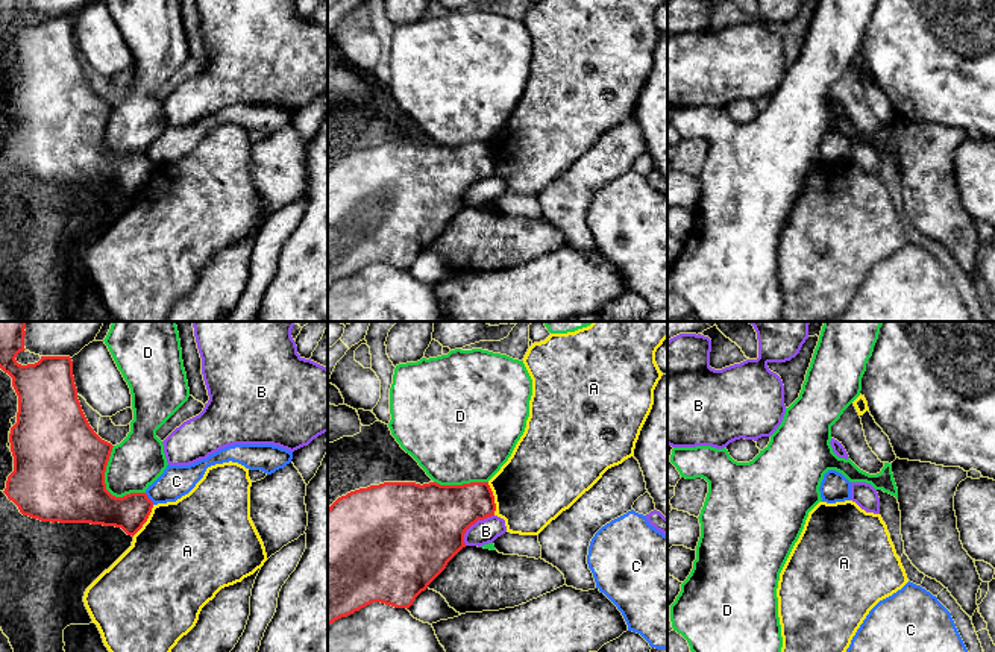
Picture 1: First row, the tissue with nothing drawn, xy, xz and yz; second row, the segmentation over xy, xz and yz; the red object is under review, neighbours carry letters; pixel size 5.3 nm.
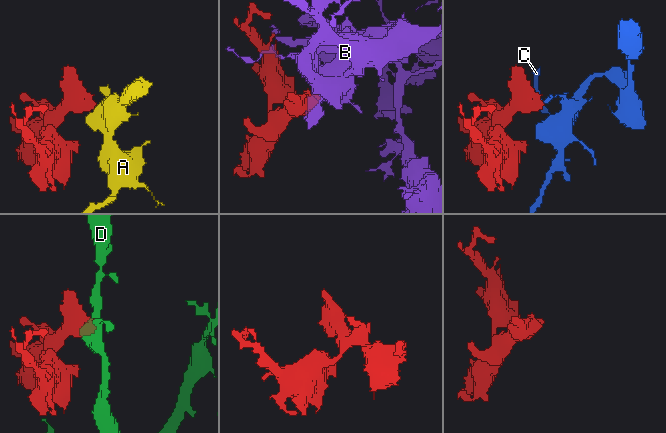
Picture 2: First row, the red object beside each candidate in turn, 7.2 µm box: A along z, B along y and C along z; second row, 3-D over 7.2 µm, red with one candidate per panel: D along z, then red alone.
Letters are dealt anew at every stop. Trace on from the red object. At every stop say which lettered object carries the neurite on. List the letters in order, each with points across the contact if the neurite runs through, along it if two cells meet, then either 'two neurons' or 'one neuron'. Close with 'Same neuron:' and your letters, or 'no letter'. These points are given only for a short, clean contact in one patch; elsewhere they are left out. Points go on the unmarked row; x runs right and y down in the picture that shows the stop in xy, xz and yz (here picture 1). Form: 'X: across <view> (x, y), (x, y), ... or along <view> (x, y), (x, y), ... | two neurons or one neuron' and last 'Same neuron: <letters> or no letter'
A: along xz (487, 143), (493, 156), (495, 175) | two neurons
B: two neurons
C: along xy (144, 153), (153, 164) | two neurons
D: two neurons
Same neuron: no letter

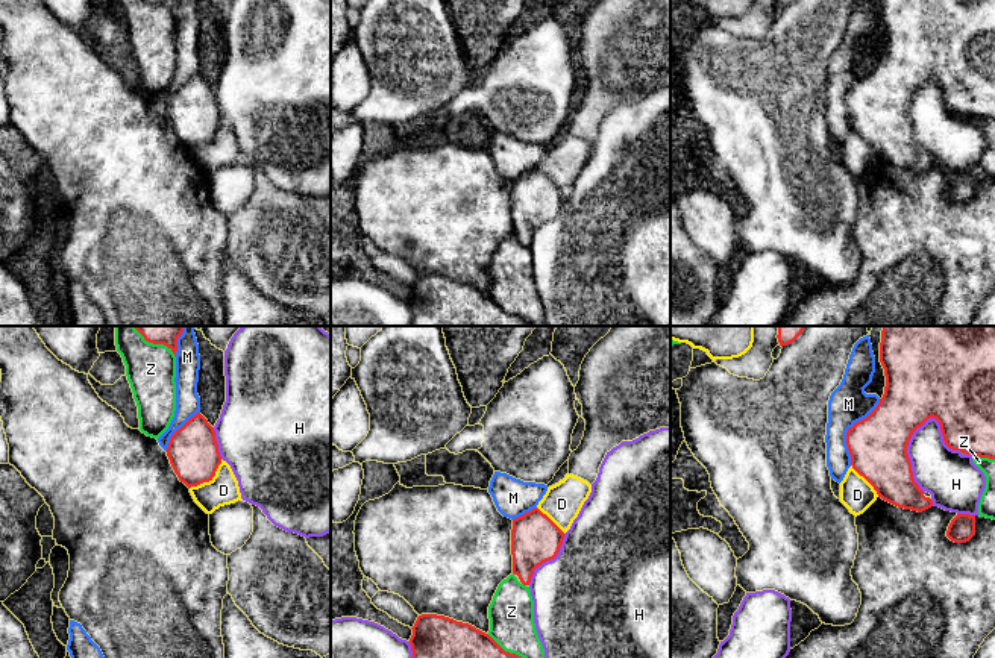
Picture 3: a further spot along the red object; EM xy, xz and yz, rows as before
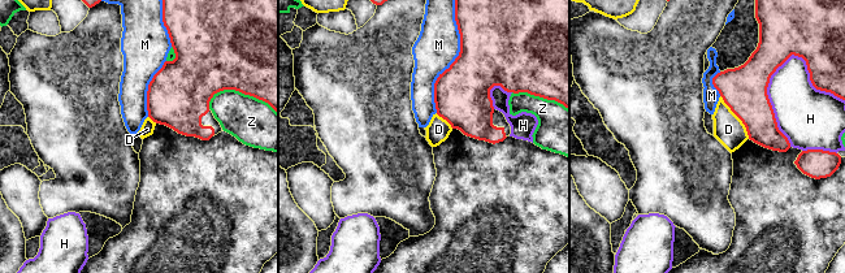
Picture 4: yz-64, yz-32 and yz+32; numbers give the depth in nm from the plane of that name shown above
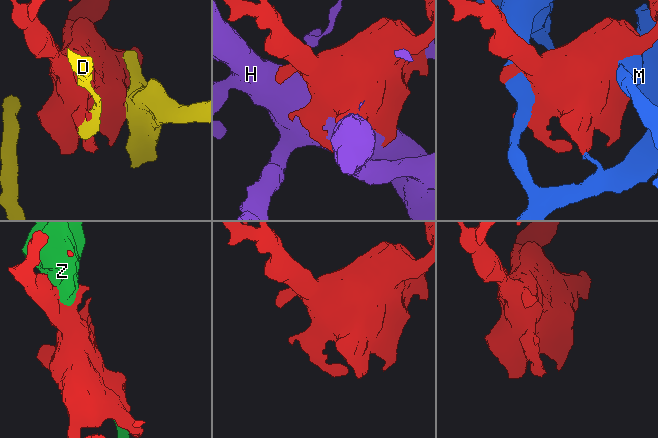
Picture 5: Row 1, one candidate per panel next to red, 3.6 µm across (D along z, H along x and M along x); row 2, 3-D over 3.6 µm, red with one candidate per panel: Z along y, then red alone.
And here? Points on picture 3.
D: two neurons
H: two neurons
M: two neurons
Z: two neurons
Same neuron: no letter

